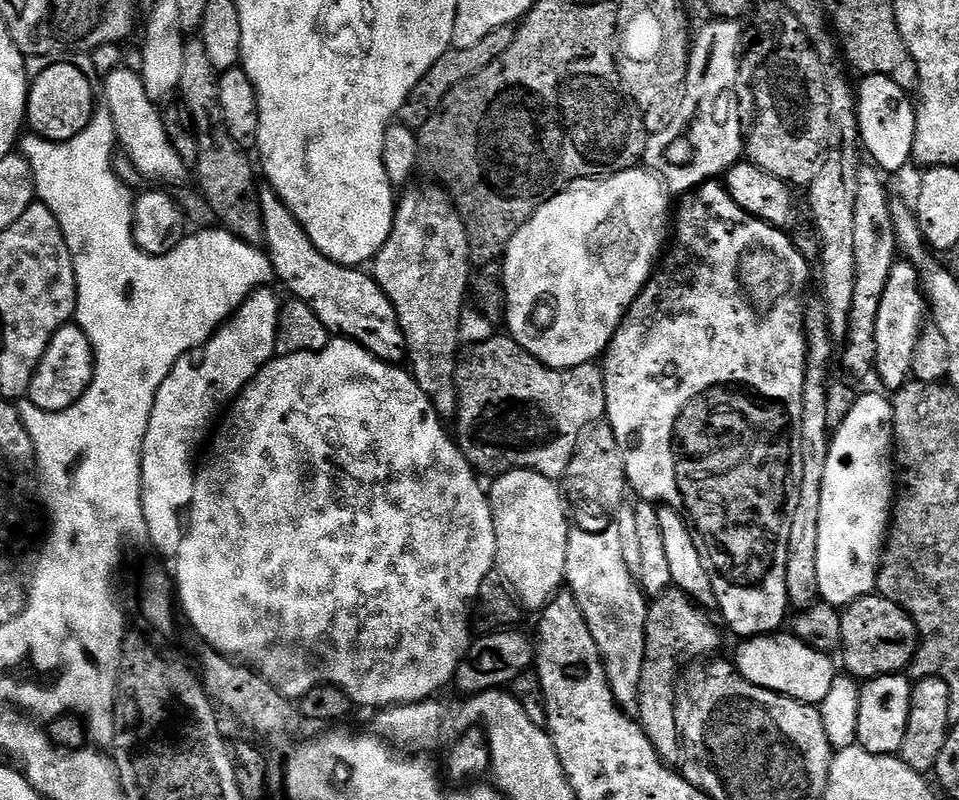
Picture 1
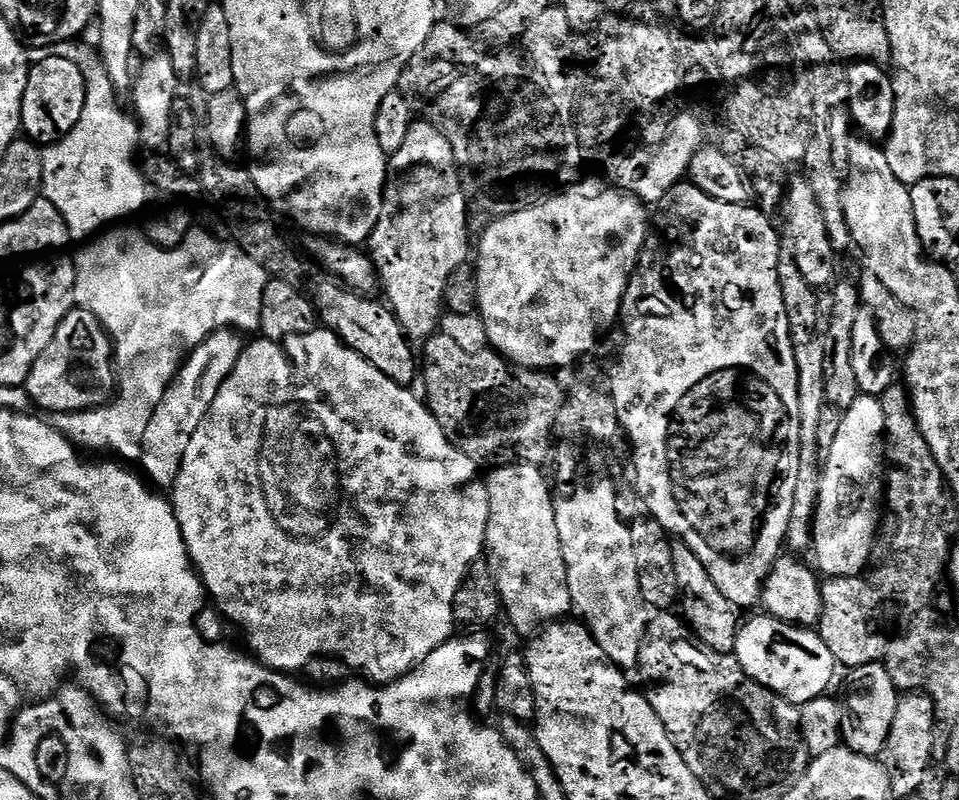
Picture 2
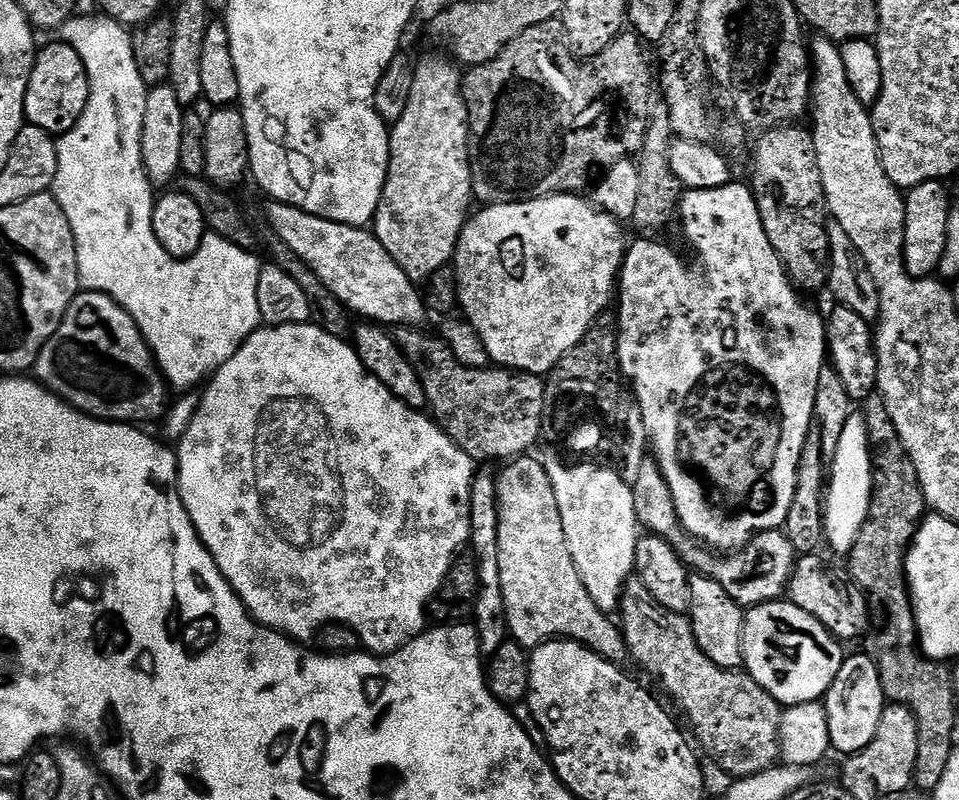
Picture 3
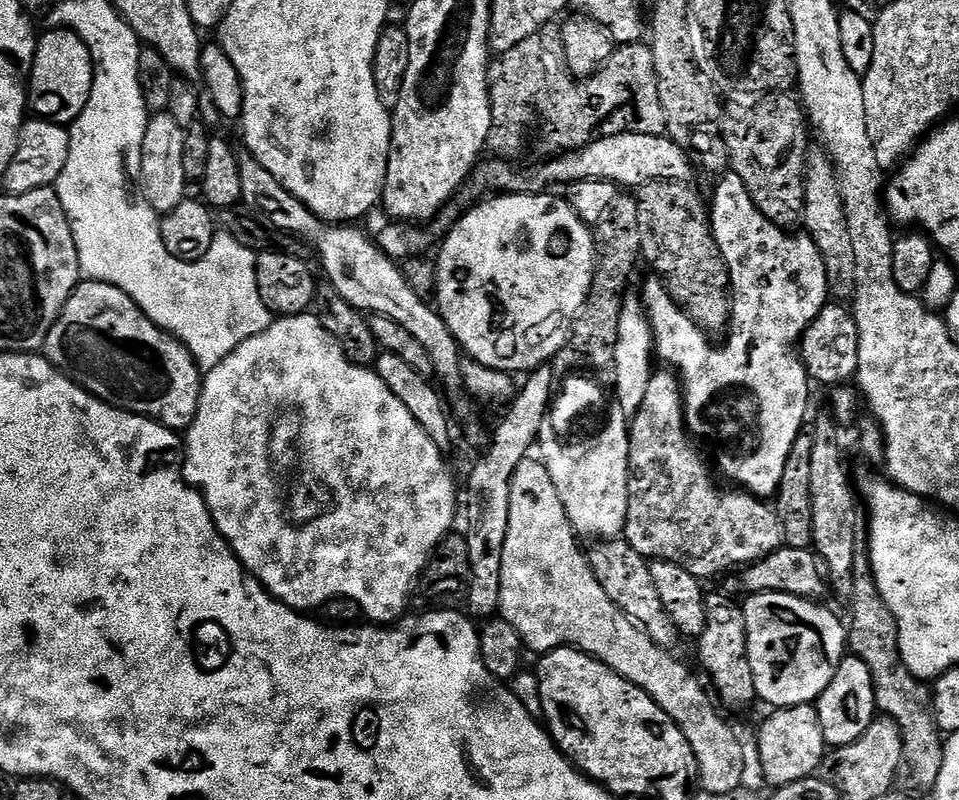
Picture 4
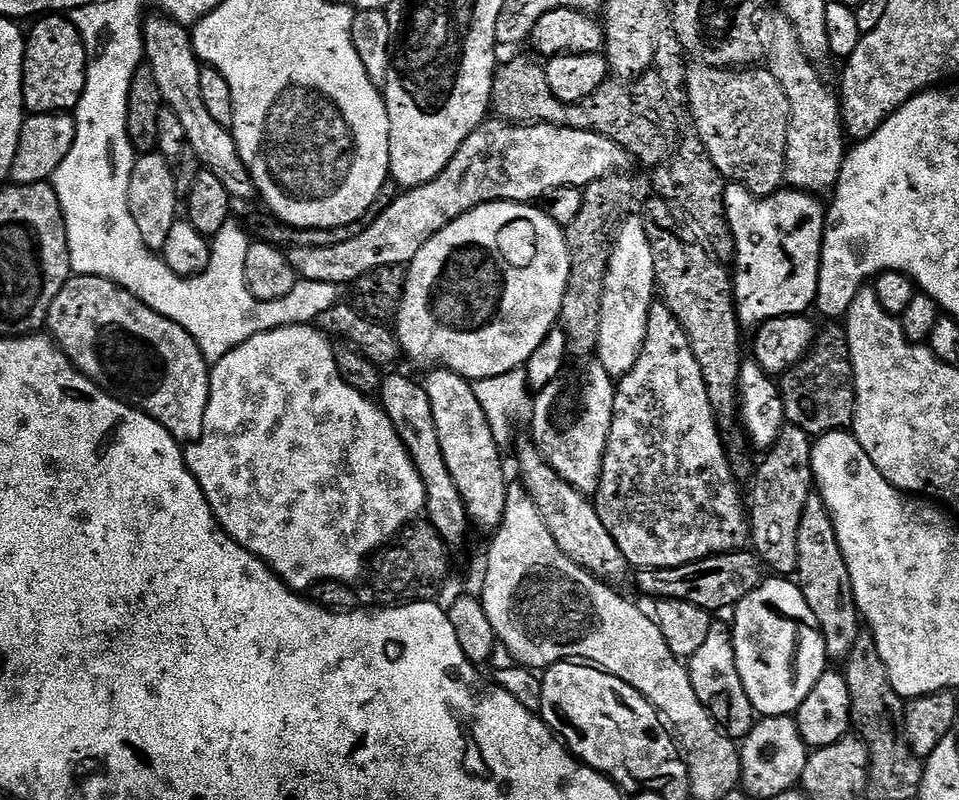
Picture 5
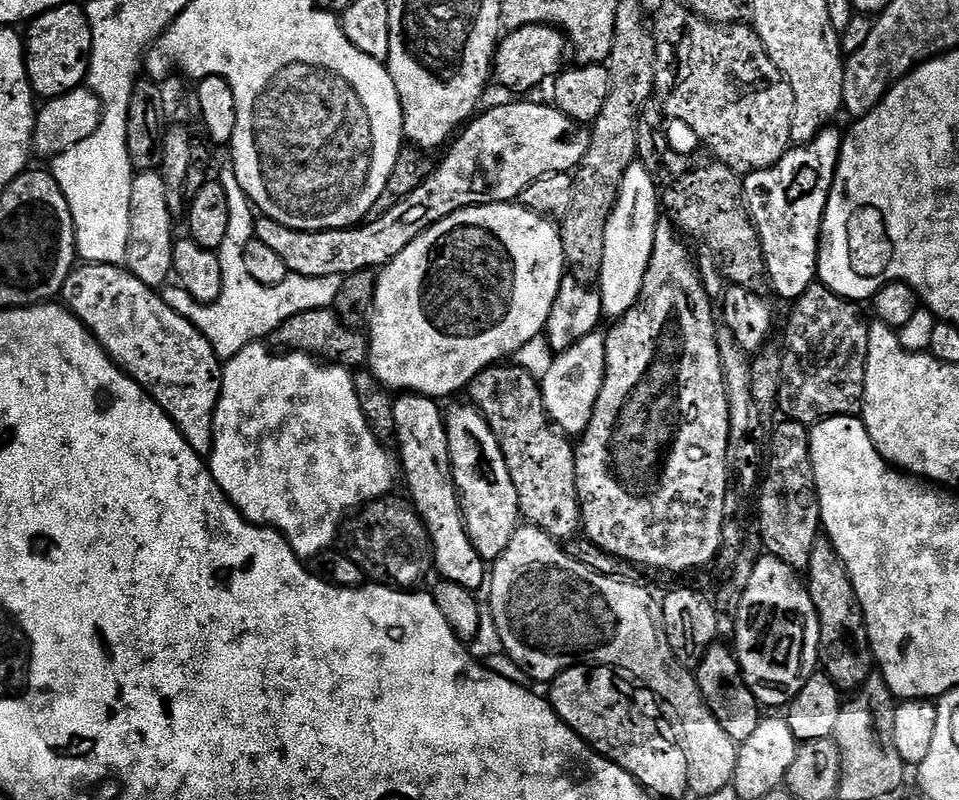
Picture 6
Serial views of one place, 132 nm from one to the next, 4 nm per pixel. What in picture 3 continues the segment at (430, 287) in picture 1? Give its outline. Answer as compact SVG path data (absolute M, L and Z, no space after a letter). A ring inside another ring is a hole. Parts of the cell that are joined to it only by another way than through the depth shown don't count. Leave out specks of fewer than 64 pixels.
M432 56L415 65L414 87L410 89L406 114L402 114L397 124L390 128L388 177L374 221L378 242L386 246L390 258L394 258L394 262L398 262L402 270L406 270L409 278L417 282L428 281L438 270L453 263L460 235L470 219L468 207L474 204L472 167L468 153L468 111L462 91L462 72L449 60Z

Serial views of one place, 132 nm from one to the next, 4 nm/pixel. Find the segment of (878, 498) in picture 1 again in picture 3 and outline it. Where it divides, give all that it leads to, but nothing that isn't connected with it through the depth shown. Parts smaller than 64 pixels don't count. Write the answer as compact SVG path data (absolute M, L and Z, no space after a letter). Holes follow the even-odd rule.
M854 414L842 430L834 458L830 461L830 477L824 501L824 535L827 547L846 554L858 542L858 534L868 521L872 501L872 451L863 415Z

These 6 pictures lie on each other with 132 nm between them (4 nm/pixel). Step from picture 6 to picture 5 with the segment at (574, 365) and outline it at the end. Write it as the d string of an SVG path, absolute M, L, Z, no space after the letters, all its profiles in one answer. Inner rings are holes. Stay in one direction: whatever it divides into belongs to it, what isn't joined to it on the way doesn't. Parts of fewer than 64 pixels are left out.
M592 362L592 365L584 372L584 409L580 412L580 417L569 426L565 432L559 432L552 425L552 411L556 408L556 399L559 398L559 387L549 386L539 389L537 398L534 400L534 408L536 404L536 413L532 416L532 424L536 427L536 432L540 436L548 436L548 448L546 447L546 459L552 468L555 469L560 476L564 476L570 483L585 494L592 494L599 489L600 472L604 469L604 455L608 450L608 439L612 430L612 419L616 417L616 385L617 381L610 373L603 368L599 362Z

